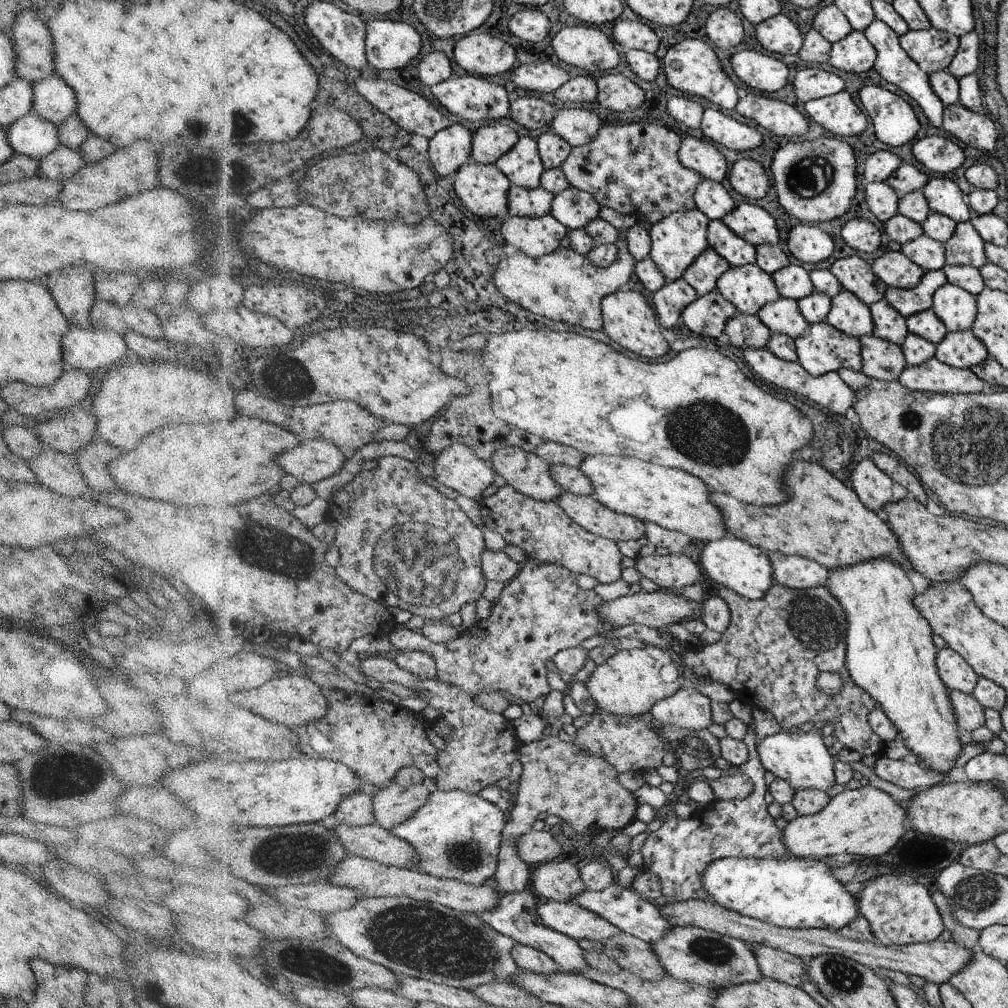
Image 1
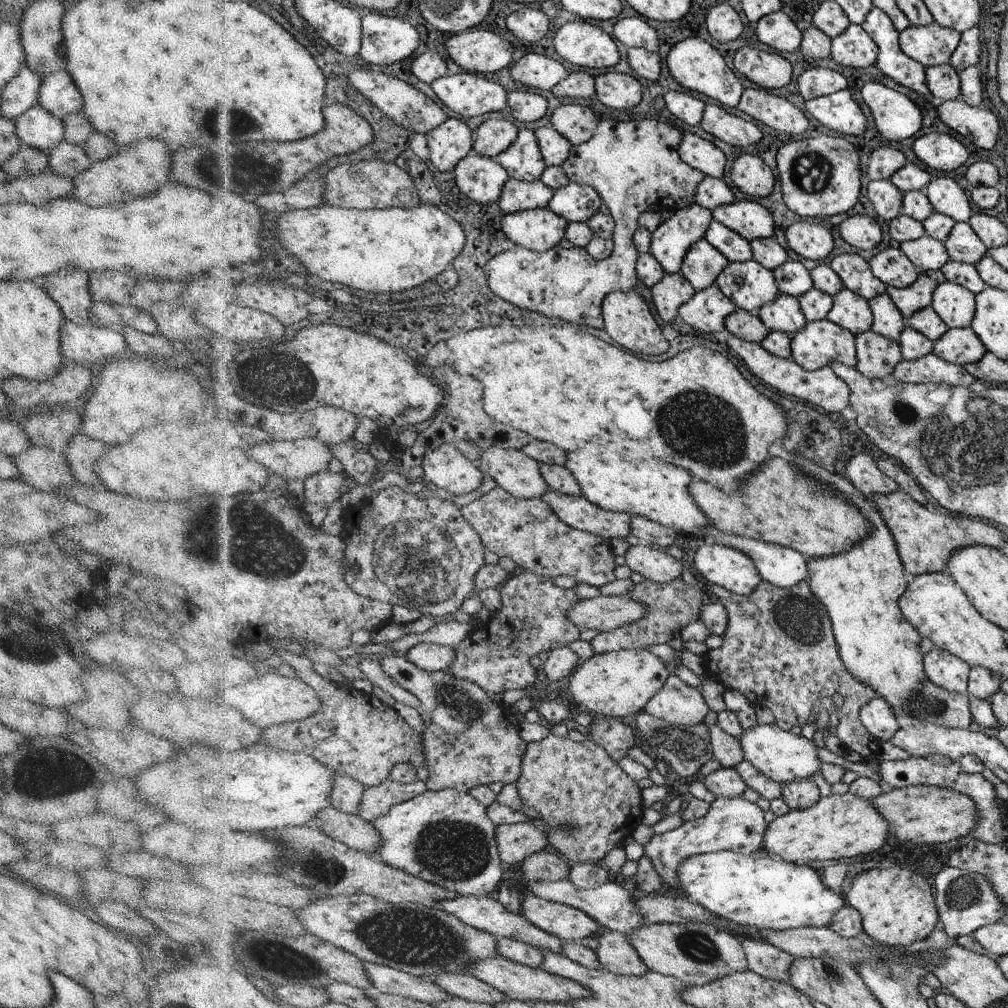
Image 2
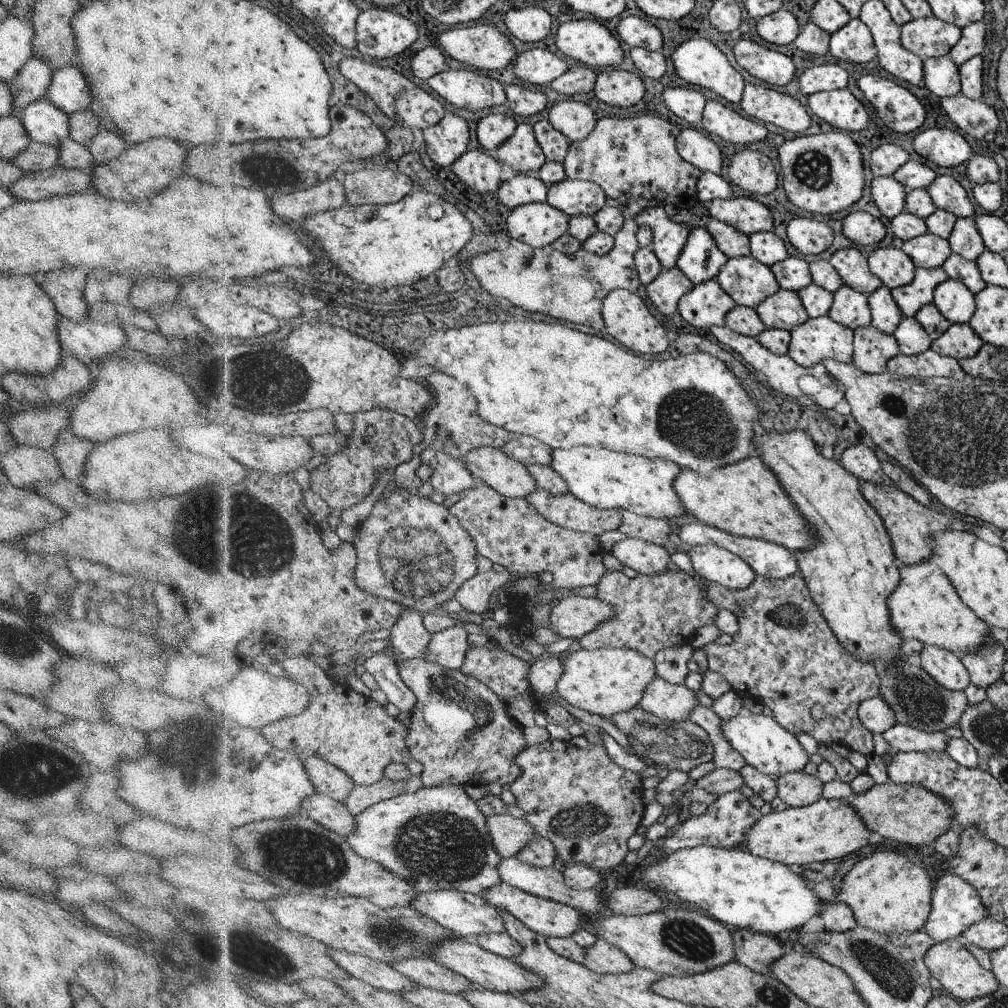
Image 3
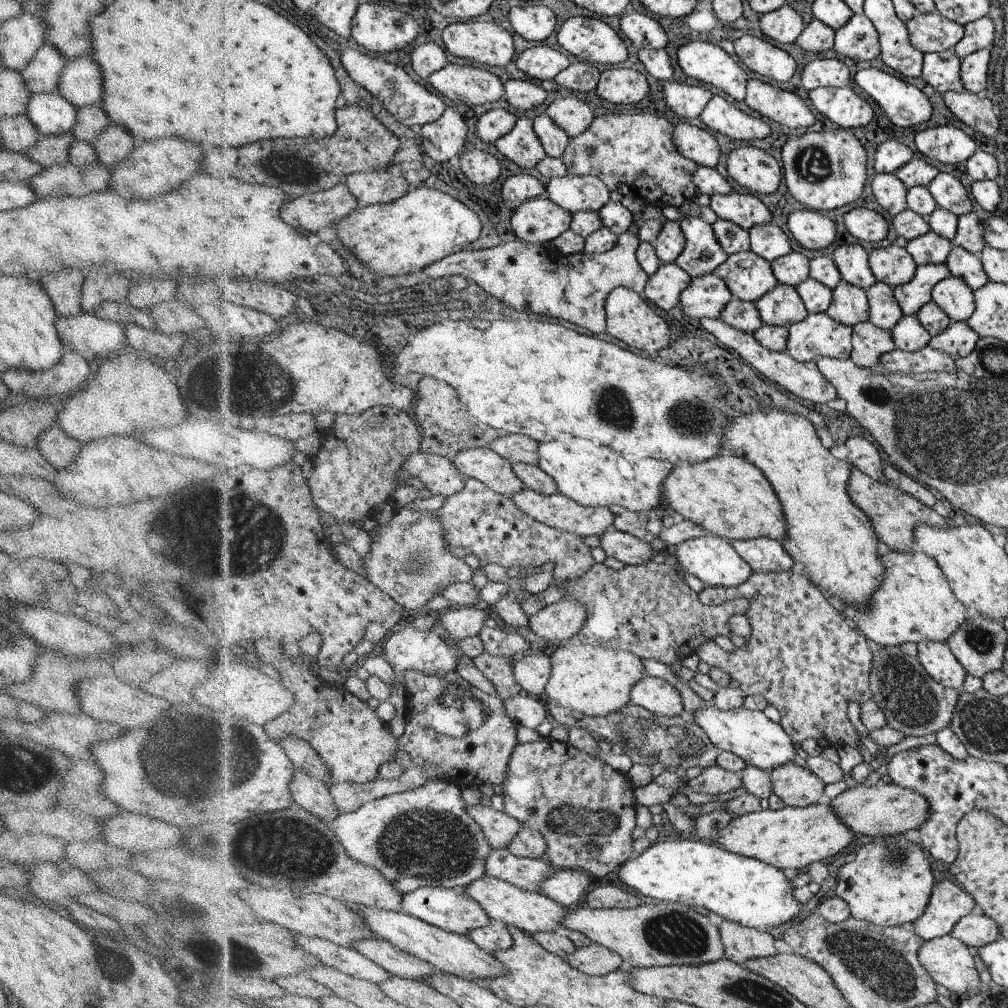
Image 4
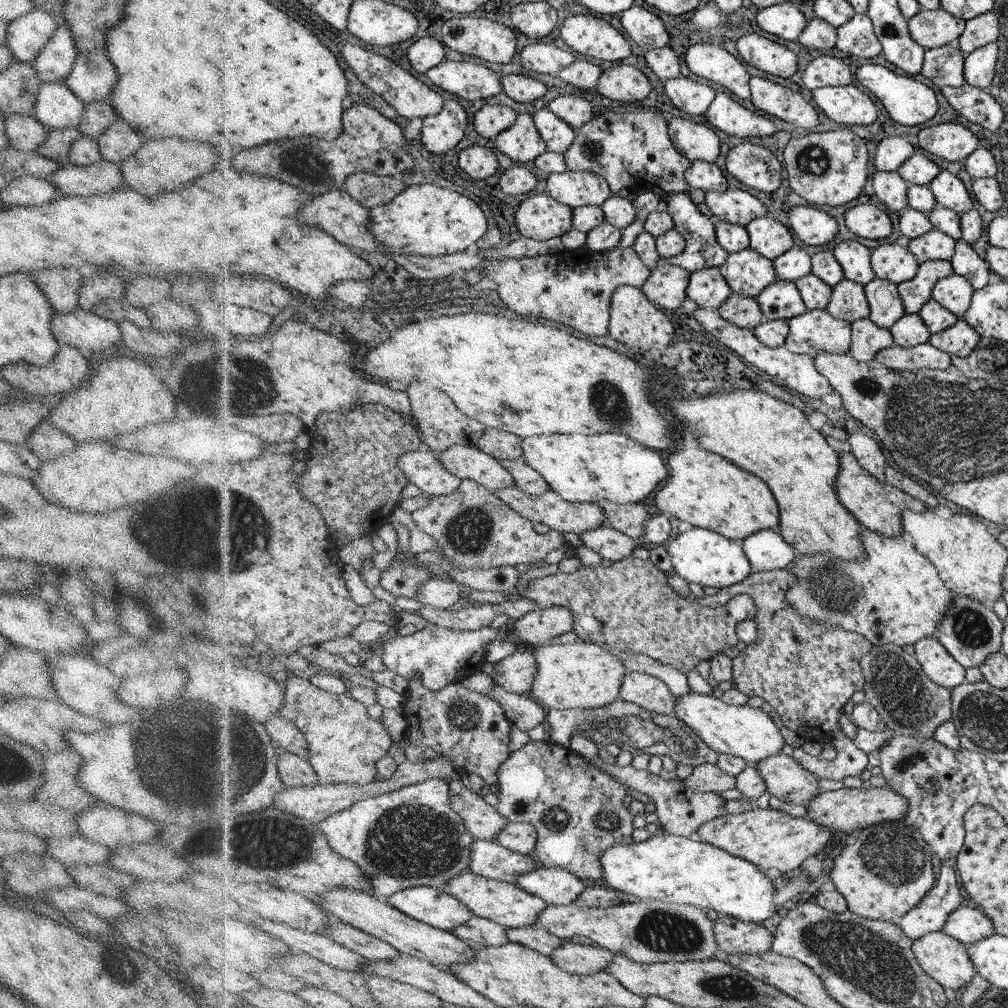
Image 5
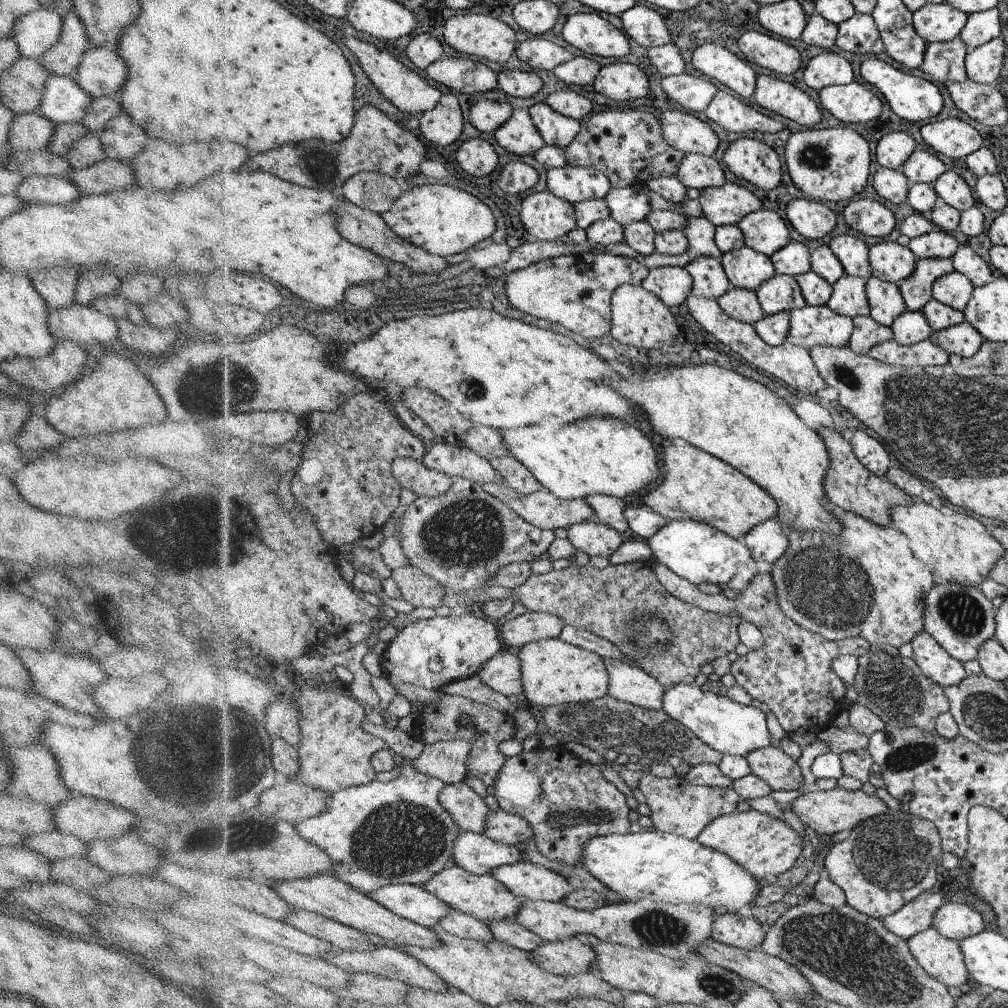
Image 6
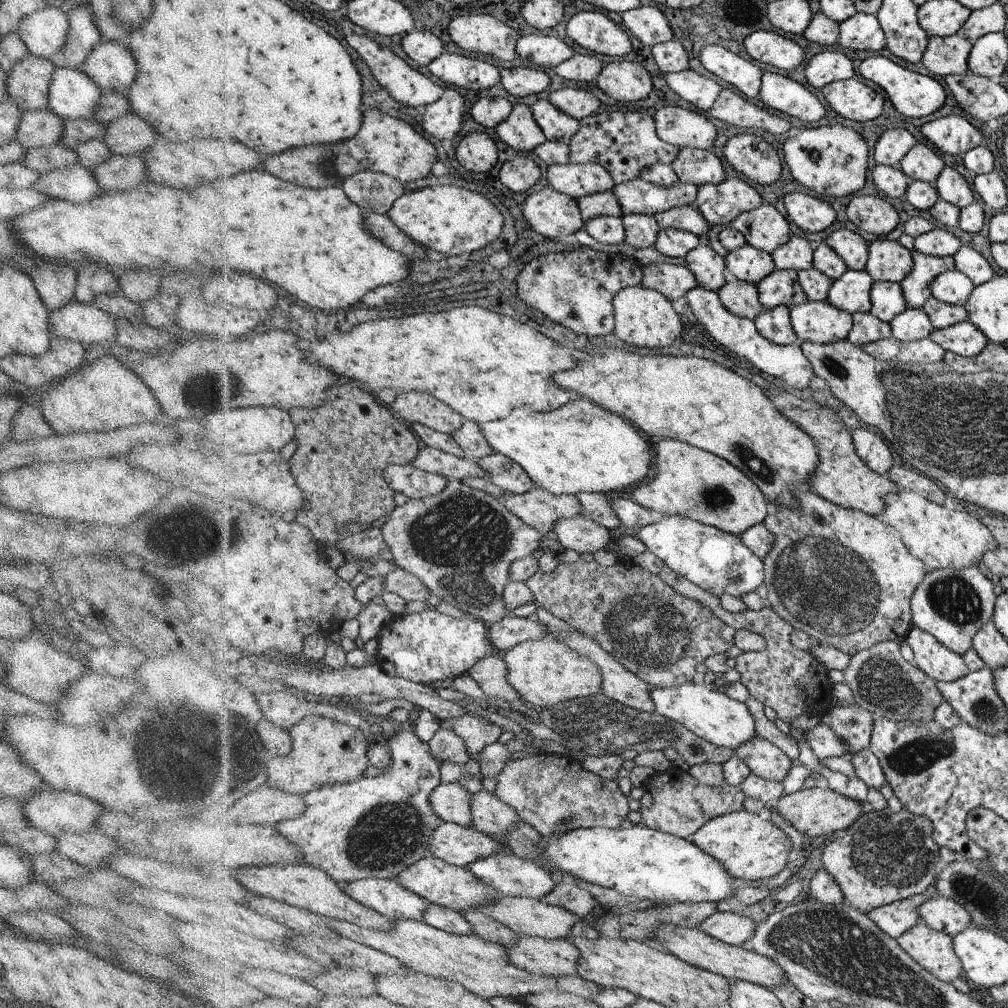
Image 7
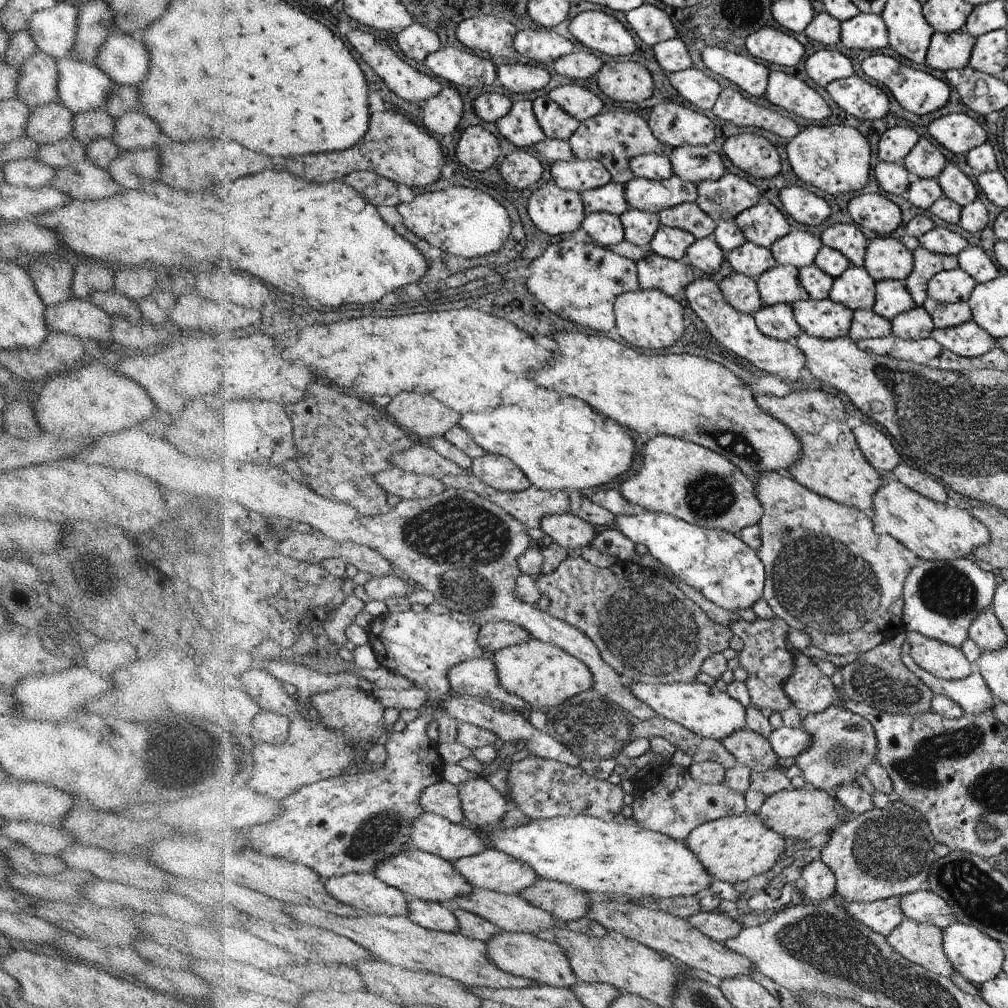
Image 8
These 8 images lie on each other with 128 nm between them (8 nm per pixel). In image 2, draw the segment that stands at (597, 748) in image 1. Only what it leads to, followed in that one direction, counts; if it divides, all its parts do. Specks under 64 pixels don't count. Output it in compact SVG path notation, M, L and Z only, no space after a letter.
M593 716L587 728L590 732L587 738L607 749L608 756L612 756L612 760L628 757L628 748L634 746L636 742L634 730L624 722L620 722L620 719Z

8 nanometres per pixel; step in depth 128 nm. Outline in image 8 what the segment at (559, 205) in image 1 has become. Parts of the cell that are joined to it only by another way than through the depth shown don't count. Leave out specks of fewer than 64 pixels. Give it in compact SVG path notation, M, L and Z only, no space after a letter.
M575 158L568 162L551 163L551 178L560 188L579 193L600 188L612 181L610 172L601 162Z

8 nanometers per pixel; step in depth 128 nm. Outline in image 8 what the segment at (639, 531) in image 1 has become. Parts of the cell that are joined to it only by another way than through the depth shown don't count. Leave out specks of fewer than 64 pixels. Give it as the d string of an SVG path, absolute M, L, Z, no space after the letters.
M467 472L464 475L445 476L442 480L448 488L468 489L469 491L478 493L482 497L487 497L488 500L494 501L500 508L511 513L516 520L526 525L527 528L539 528L540 523L542 523L547 516L570 513L571 496L569 491L542 490L534 486L530 486L526 490L520 492L499 491L485 482L482 482L482 480L472 473L468 474Z

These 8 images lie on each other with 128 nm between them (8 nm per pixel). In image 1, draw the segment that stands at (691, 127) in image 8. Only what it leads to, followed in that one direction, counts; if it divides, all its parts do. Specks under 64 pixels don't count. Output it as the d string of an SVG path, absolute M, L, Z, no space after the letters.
M688 136L678 154L685 166L699 172L704 179L720 184L726 178L726 160L710 142Z

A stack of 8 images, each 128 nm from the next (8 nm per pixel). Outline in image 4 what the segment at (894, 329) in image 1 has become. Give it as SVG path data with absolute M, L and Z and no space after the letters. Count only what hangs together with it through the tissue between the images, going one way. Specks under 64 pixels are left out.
M876 281L874 287L867 288L867 299L870 301L870 319L876 328L891 332L903 317L902 309L894 298L893 287Z

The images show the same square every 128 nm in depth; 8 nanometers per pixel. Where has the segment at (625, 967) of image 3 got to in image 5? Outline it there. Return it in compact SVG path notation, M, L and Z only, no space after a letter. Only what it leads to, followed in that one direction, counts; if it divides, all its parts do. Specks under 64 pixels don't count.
M564 941L551 956L556 965L572 975L593 975L615 962L615 954L598 945L574 944Z

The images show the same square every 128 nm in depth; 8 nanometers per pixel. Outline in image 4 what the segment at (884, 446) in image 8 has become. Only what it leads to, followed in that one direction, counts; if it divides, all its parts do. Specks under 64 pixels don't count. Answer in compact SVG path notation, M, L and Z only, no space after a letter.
M868 436L849 438L846 448L849 450L847 459L852 464L852 468L864 472L874 480L884 480L885 474L882 469L880 452Z

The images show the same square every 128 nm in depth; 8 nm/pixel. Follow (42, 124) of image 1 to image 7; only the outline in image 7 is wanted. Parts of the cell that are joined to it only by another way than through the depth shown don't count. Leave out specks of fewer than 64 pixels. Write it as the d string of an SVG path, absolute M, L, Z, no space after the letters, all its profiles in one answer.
M56 68L48 92L47 109L63 119L91 118L103 94L84 72Z

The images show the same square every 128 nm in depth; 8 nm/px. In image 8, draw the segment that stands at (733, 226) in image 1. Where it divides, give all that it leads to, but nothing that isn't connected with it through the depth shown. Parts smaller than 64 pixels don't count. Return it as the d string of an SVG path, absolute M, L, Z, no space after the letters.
M726 173L720 180L697 185L695 203L716 222L736 216L758 204L760 192L754 184L738 174Z

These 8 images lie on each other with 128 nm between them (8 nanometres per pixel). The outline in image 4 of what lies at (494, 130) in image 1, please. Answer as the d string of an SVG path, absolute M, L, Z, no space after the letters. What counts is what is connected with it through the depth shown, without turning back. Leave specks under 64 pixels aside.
M492 109L478 118L476 128L481 140L494 144L514 130L516 123L516 116L512 112Z

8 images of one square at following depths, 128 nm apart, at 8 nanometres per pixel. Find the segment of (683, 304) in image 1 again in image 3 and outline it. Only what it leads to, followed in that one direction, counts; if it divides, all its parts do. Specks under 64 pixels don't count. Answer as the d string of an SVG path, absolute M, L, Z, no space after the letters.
M676 266L665 269L654 283L647 284L646 294L664 316L678 316L680 301L694 288L694 282Z

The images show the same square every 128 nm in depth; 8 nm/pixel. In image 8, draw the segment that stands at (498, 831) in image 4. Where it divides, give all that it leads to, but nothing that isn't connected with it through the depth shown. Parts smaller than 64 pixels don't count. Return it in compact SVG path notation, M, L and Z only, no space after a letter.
M445 780L424 791L423 806L428 813L448 817L458 824L467 818L460 787Z

